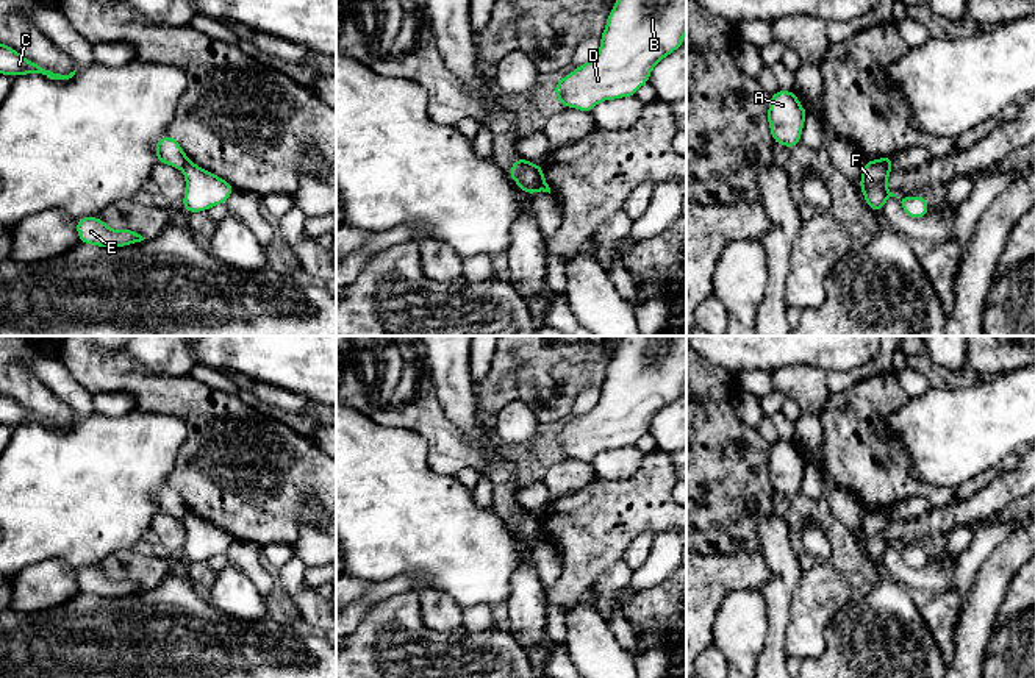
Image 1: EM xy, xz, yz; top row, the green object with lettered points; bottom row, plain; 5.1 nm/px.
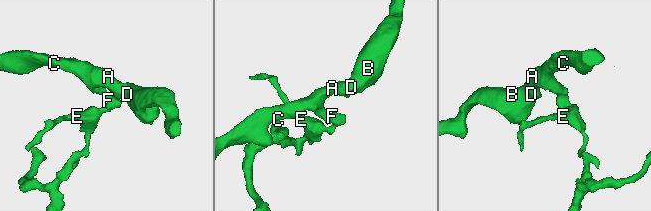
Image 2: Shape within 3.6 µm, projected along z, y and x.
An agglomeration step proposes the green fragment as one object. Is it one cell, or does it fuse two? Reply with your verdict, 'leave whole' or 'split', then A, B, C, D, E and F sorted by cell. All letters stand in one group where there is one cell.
split | A B C D / E F

